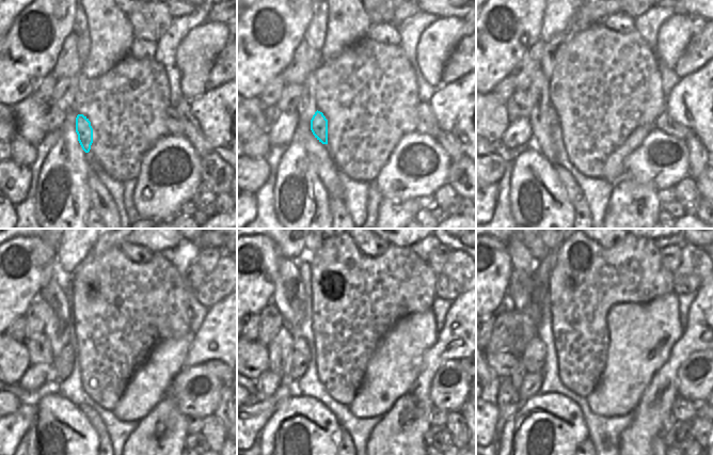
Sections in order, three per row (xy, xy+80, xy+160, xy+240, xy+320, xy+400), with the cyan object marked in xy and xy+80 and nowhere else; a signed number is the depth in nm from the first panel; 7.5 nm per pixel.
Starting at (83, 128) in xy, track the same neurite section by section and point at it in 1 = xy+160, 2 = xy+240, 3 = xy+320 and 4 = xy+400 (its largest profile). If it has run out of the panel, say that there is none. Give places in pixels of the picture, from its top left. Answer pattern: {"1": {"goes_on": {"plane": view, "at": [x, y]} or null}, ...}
{"1": {"goes_on": {"plane": "xy+160", "at": [554, 119]}}, "2": {"goes_on": {"plane": "xy+240", "at": [63, 363]}}, "3": {"goes_on": {"plane": "xy+320", "at": [299, 358]}}, "4": {"goes_on": {"plane": "xy+400", "at": [534, 358]}}}

